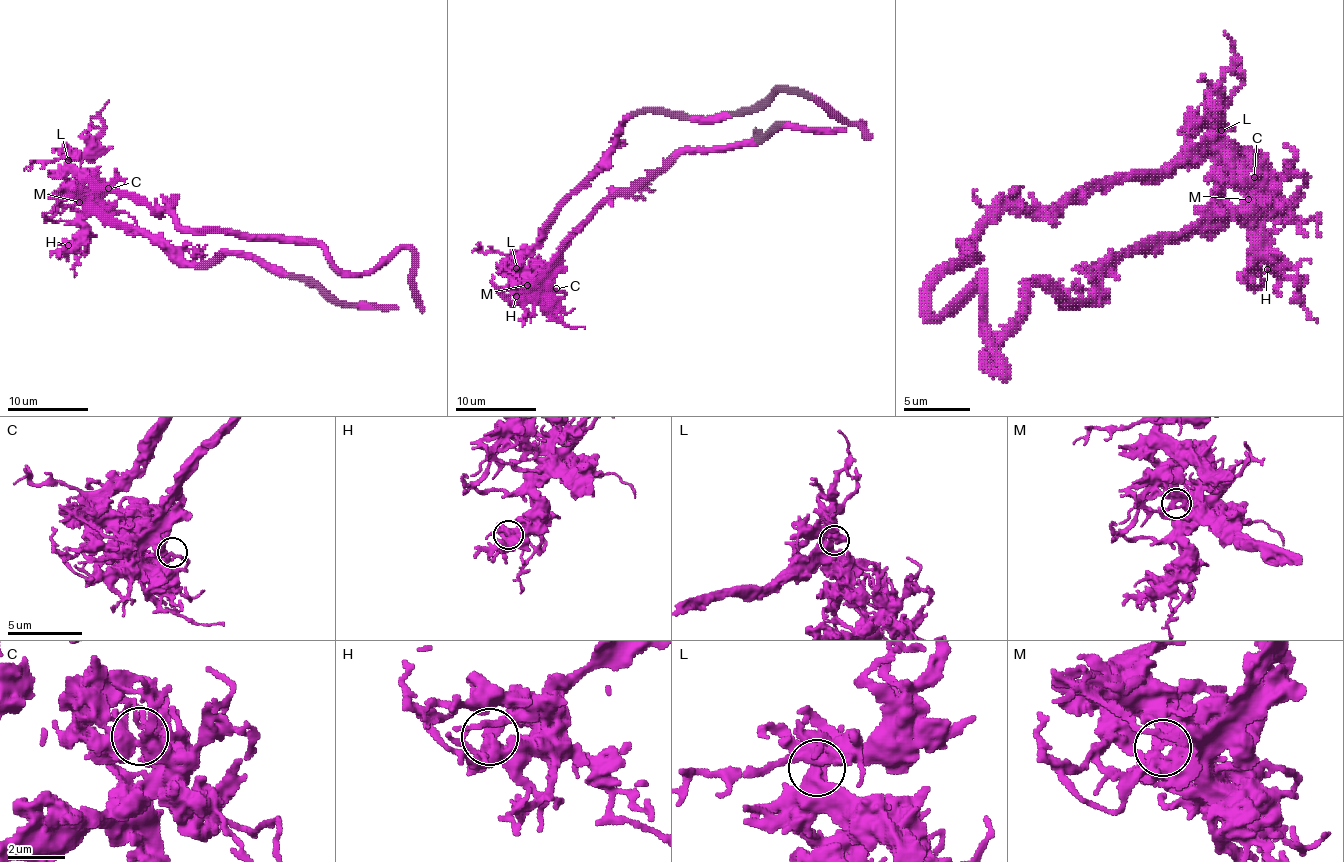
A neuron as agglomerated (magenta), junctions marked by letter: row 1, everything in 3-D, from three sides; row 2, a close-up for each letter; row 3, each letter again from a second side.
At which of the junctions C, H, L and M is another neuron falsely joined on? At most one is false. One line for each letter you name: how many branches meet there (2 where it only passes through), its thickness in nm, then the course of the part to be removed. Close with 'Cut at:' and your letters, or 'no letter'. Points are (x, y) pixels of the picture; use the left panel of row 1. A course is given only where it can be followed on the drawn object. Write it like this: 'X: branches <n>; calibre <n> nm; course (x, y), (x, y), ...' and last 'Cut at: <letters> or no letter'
M: branches 4; calibre 240 nm; course (78, 202), (110, 221), (139, 227), (191, 263), (255, 255), (287, 273), (311, 277), (338, 301), (398, 309)
Cut at: M

